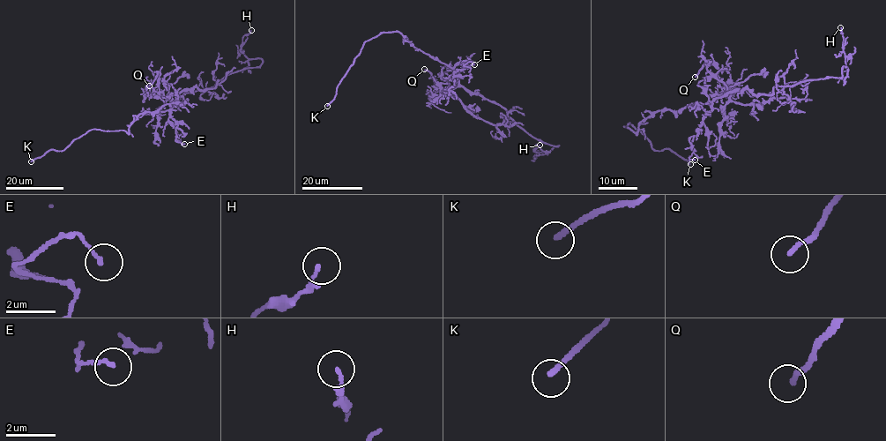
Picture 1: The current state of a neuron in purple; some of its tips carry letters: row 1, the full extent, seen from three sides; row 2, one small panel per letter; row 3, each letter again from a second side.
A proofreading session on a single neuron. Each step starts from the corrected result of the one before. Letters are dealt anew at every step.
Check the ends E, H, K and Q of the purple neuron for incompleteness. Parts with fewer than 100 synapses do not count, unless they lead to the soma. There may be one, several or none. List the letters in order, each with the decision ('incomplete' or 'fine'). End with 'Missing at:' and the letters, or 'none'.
E: fine
H: fine
K: incomplete
Q: fine
Missing at: K

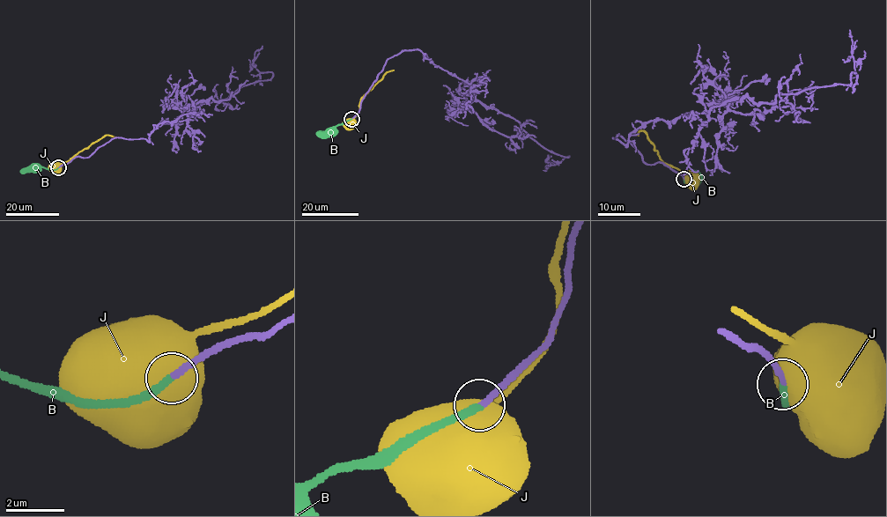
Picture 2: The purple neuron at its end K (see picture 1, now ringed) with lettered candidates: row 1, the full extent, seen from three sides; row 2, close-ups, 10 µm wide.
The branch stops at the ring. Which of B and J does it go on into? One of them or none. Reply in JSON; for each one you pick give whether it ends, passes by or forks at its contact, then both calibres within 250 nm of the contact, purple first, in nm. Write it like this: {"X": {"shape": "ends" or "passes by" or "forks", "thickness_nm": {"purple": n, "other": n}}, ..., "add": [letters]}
{"B": {"shape": "ends", "thickness_nm": {"purple": 200, "other": 190}}, "add": ["B"]}

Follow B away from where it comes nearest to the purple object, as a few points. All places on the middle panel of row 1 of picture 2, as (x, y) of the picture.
B: (352, 118), (331, 130)

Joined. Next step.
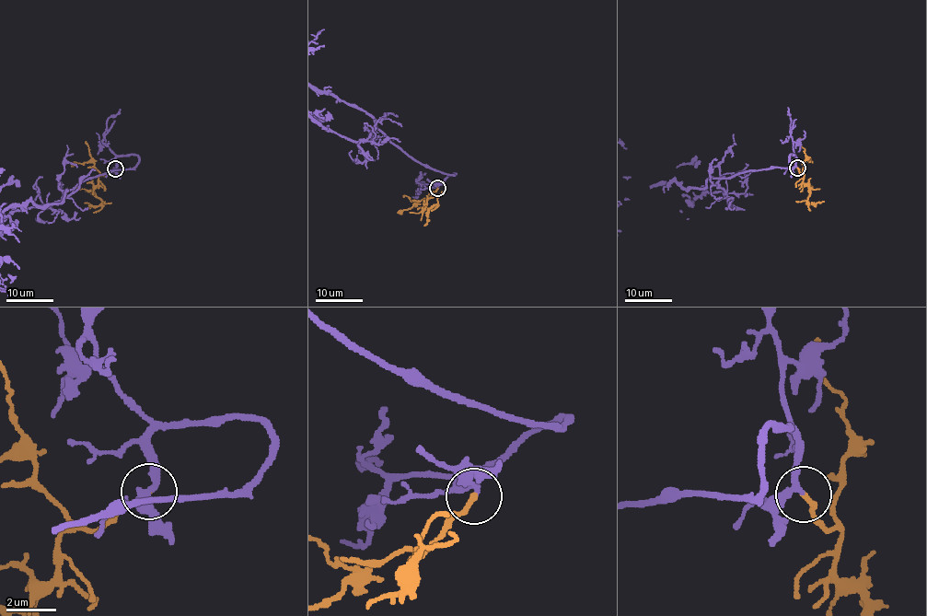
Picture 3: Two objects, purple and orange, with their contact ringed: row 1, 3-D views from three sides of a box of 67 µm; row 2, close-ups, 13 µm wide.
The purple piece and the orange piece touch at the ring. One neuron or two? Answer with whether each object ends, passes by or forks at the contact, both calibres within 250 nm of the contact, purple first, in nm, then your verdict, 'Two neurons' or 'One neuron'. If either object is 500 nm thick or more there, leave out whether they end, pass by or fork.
At the ring purple passes by. At the ring orange ends. Thickness 200 nm (purple) against 240 nm. One neuron

